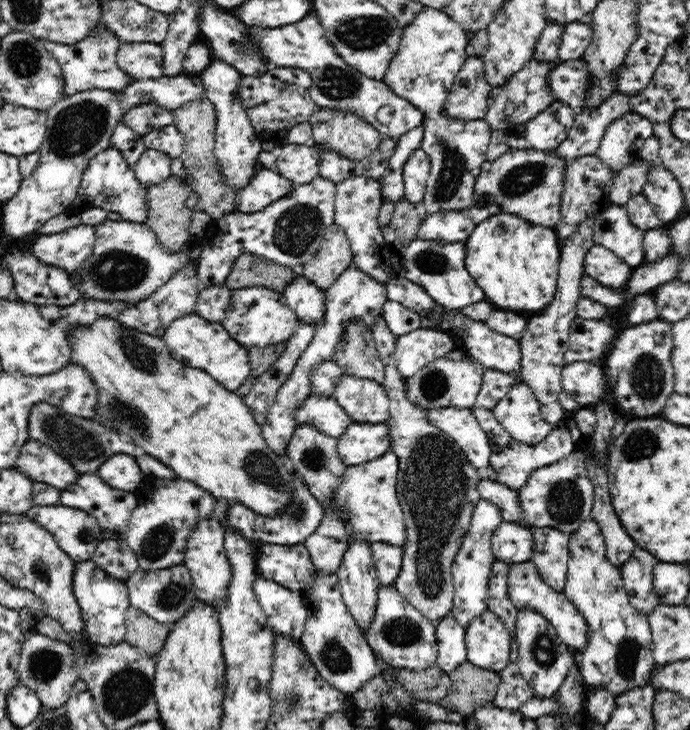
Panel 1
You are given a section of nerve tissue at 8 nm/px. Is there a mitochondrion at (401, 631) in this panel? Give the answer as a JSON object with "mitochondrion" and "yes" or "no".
{"mitochondrion":"yes"}

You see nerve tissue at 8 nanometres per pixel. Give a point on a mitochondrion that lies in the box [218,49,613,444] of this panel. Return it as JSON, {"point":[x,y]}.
{"point":[296,229]}

